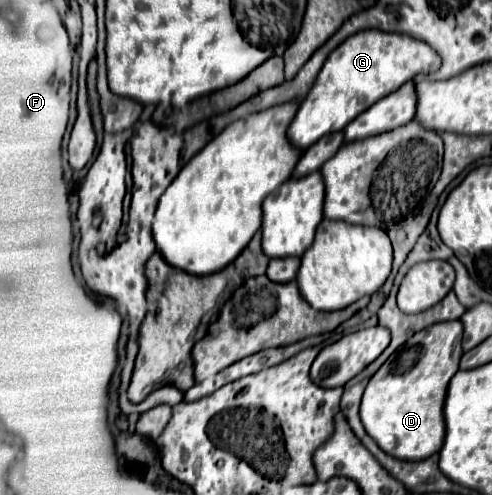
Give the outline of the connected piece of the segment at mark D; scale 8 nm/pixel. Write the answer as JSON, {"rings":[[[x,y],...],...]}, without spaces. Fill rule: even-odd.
{"rings":[[[445,321],[419,331],[401,351],[391,355],[371,377],[363,401],[361,421],[369,437],[387,453],[403,461],[423,461],[443,443],[443,401],[447,385],[459,371],[461,321]]]}

